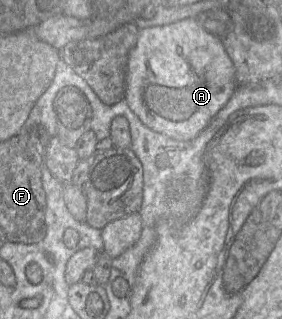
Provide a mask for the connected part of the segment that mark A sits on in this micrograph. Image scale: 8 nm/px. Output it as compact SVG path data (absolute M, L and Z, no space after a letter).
M196 18L139 30L137 42L128 56L124 100L149 128L179 141L192 140L207 127L237 88L235 67L222 38L204 29Z

